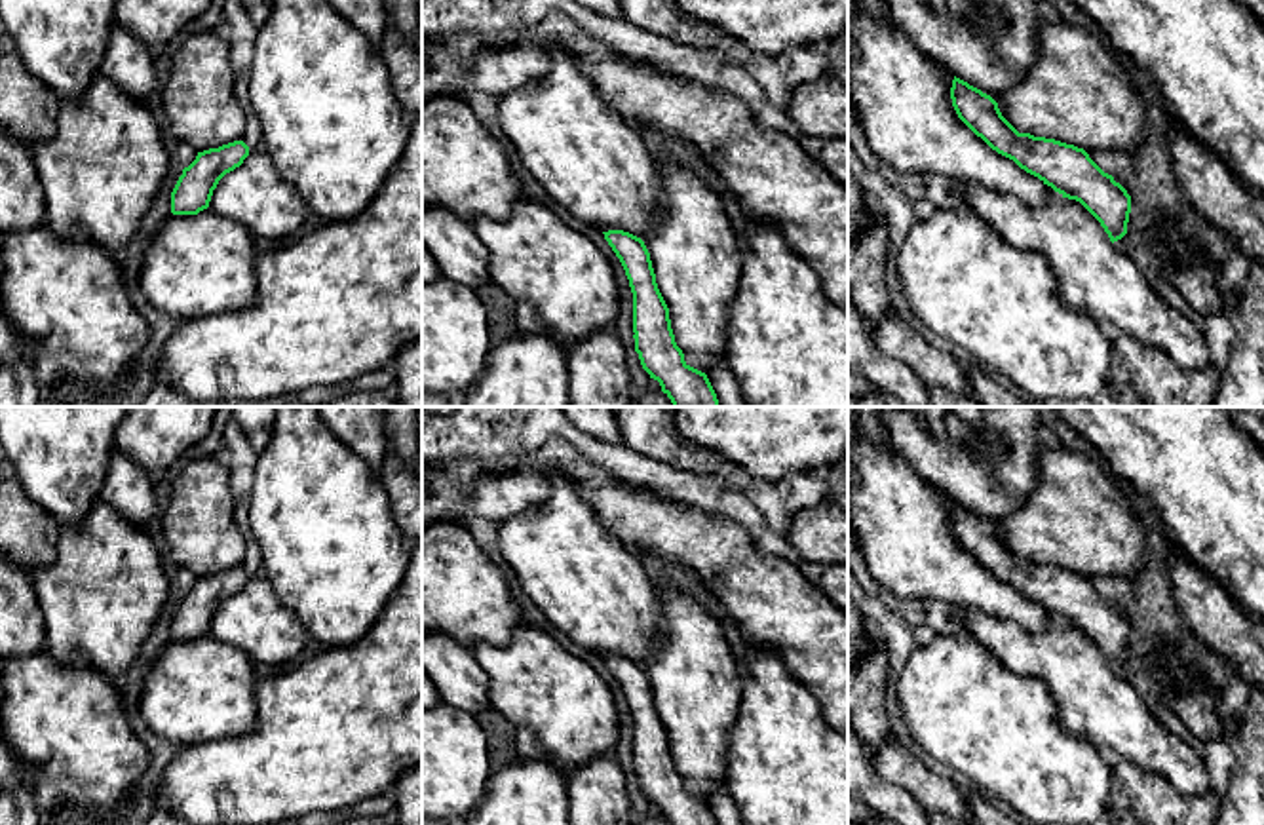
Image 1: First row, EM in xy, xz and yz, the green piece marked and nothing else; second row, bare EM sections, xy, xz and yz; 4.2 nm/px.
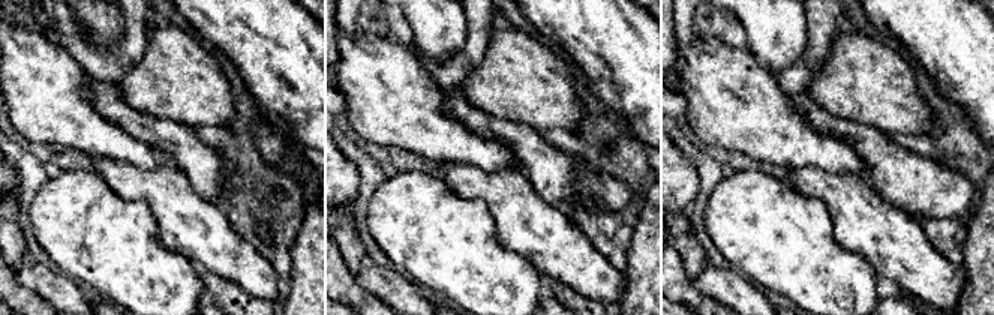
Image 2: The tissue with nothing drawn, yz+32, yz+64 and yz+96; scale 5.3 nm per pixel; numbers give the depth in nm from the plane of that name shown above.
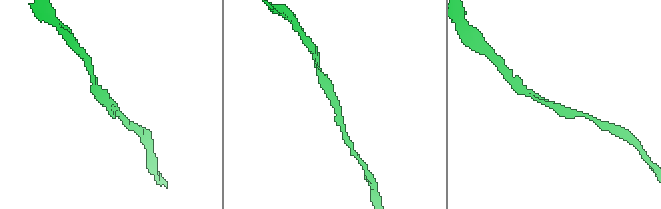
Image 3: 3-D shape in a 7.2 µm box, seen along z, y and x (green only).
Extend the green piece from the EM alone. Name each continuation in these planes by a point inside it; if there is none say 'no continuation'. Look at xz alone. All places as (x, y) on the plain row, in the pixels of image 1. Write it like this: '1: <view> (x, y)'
1: xz (588, 584)

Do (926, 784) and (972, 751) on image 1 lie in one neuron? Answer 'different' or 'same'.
different

